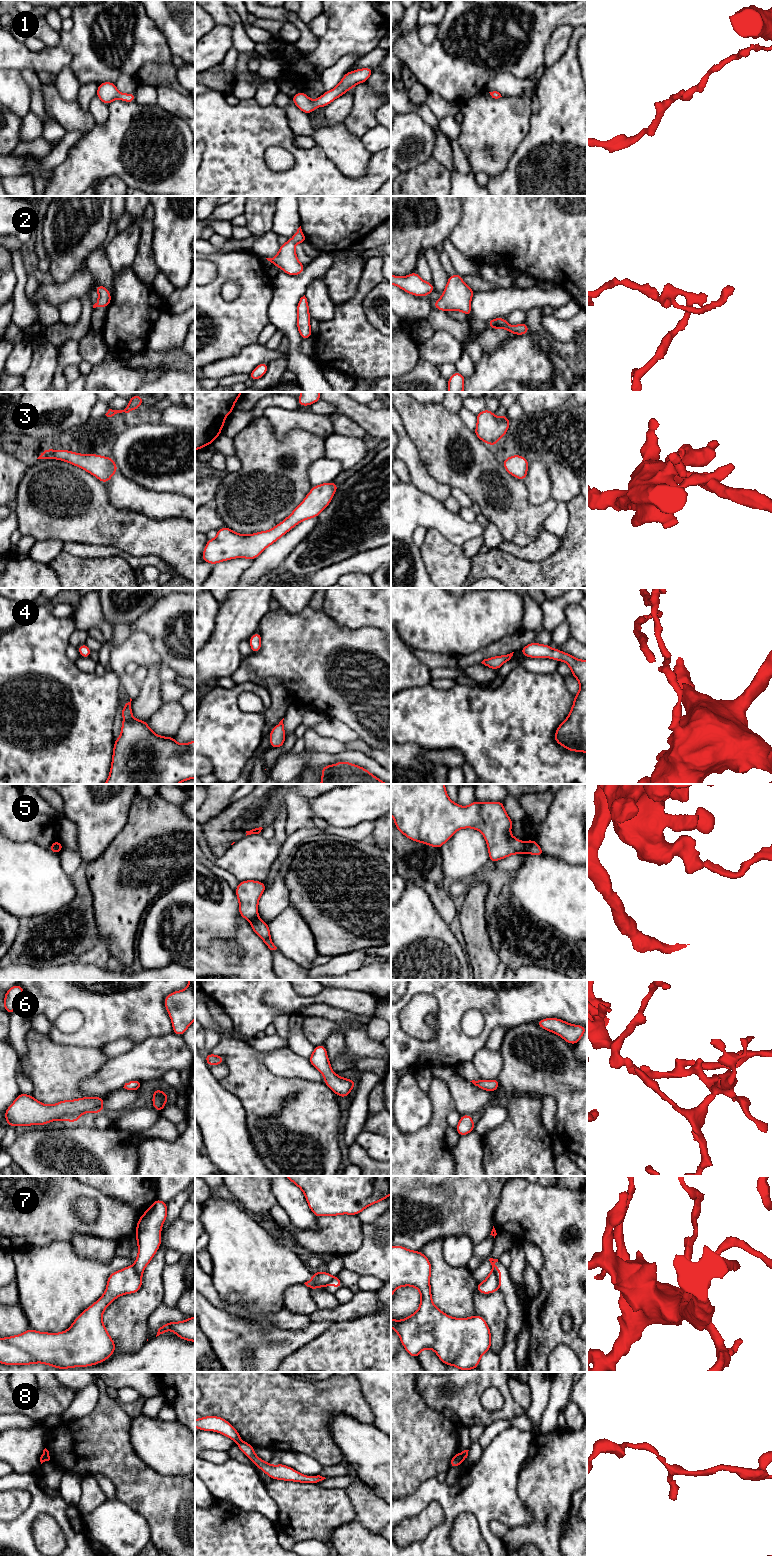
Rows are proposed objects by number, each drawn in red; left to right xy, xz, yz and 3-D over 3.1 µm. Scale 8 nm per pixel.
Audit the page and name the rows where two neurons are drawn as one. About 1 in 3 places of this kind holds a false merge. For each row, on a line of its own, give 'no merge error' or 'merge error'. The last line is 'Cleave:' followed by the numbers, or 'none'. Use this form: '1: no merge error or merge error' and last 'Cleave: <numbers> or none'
1: no merge error
2: no merge error
3: no merge error
4: no merge error
5: merge error
6: no merge error
7: merge error
8: merge error
Cleave: 5, 7, 8

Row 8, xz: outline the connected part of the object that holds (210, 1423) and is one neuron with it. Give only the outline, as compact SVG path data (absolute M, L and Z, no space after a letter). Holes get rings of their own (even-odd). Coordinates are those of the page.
M207 1416L195 1420L195 1427L199 1430L215 1431L234 1440L236 1443L241 1441L238 1431L222 1417Z

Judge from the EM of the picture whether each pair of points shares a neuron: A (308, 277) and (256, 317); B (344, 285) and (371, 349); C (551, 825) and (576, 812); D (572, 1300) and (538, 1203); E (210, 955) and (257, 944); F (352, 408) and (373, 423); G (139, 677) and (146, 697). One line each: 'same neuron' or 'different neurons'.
A: different neurons
B: different neurons
C: same neuron
D: same neuron
E: same neuron
F: same neuron
G: different neurons

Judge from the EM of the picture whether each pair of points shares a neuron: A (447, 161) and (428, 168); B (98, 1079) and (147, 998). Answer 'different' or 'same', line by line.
A: different
B: different

